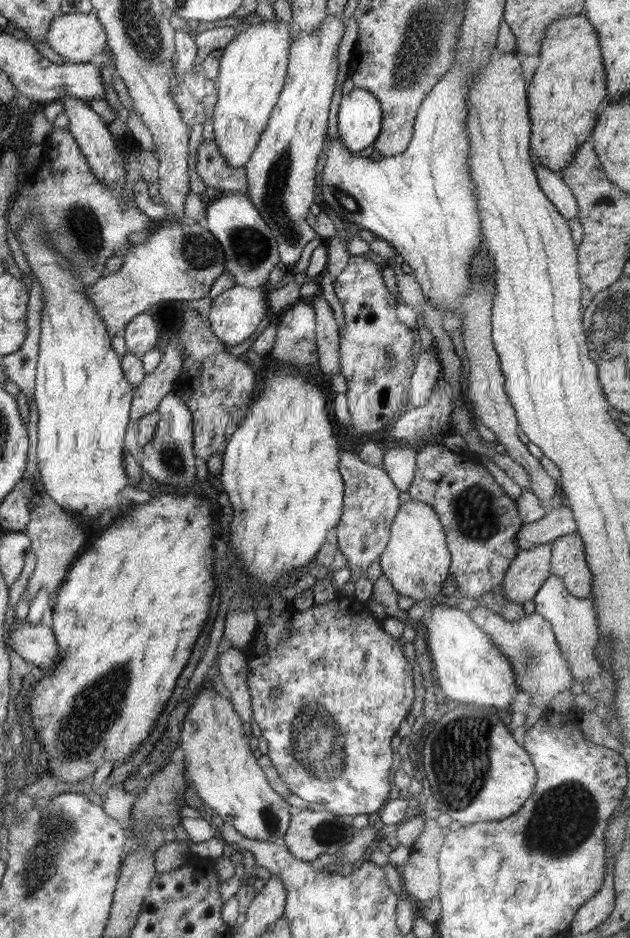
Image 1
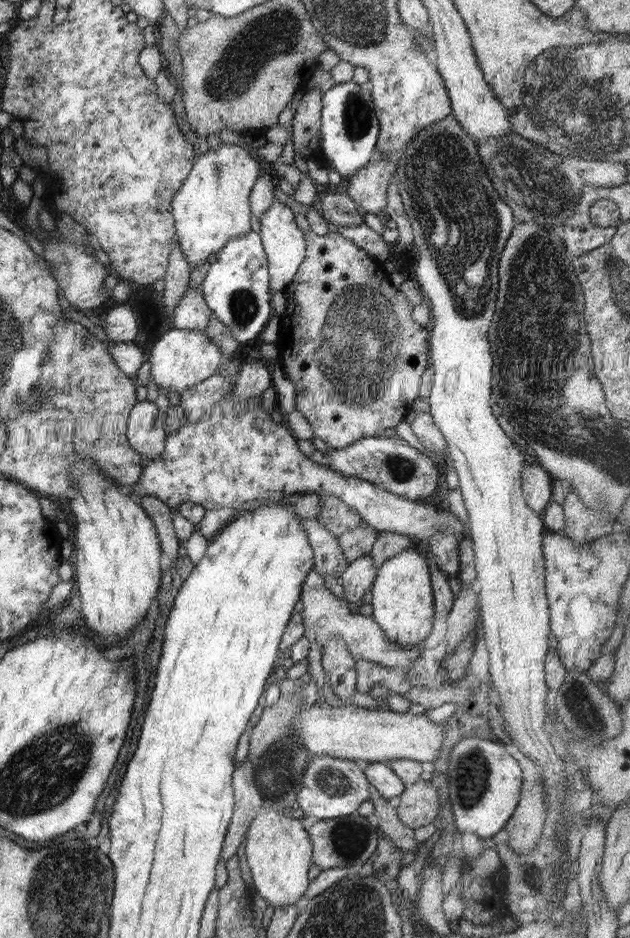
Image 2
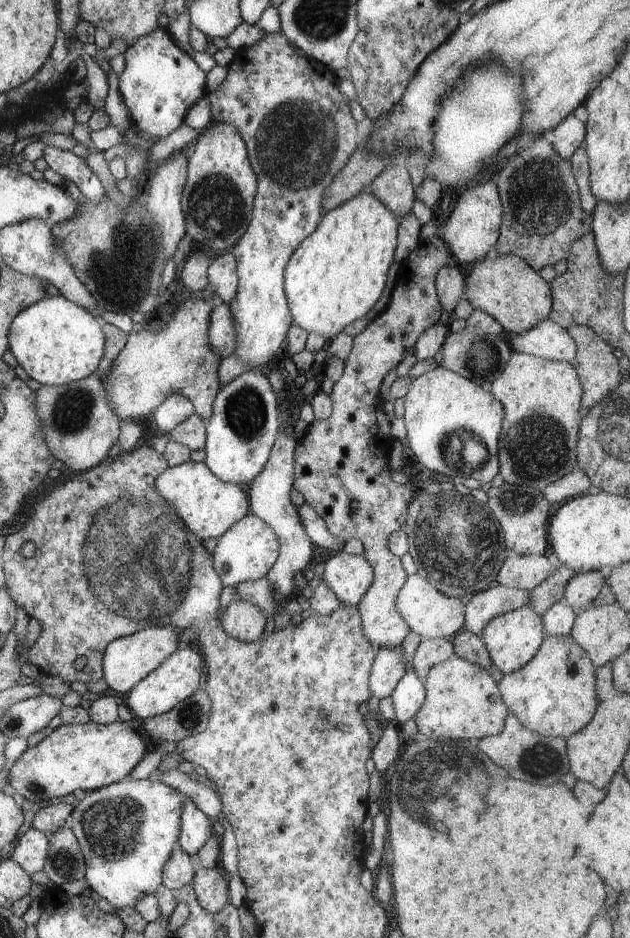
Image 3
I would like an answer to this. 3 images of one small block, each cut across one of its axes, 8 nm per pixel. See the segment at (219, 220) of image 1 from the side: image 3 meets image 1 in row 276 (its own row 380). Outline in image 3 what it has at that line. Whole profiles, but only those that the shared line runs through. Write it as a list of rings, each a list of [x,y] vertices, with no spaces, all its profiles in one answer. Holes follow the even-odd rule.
[[[249,370],[218,391],[207,422],[204,463],[225,483],[247,489],[271,456],[281,428],[280,404],[268,377]]]

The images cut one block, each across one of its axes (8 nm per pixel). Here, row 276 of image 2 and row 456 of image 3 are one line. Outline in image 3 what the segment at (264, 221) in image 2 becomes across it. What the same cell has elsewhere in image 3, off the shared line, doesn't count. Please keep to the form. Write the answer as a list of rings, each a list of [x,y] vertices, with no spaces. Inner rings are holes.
[[[287,401],[280,402],[281,414],[281,428],[279,430],[278,438],[273,444],[271,456],[268,462],[264,465],[262,472],[256,475],[256,478],[251,482],[251,485],[246,489],[249,498],[249,510],[258,518],[261,518],[266,524],[271,526],[271,529],[277,534],[281,547],[278,560],[272,565],[272,568],[266,574],[269,583],[273,587],[273,596],[276,606],[279,608],[284,606],[288,600],[296,594],[297,589],[294,584],[294,576],[297,572],[303,572],[305,568],[312,566],[312,556],[314,556],[315,545],[308,538],[305,528],[301,523],[297,507],[290,499],[290,490],[292,490],[294,482],[294,465],[295,460],[293,454],[295,453],[295,446],[298,439],[294,434],[286,436],[283,432],[285,426],[294,424],[291,422],[293,414],[293,406]]]

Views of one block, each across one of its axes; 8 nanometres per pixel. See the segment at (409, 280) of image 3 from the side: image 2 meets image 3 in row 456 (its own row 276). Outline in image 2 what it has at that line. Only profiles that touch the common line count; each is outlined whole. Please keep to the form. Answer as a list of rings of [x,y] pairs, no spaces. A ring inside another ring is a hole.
[[[308,230],[305,232],[306,255],[298,272],[293,276],[292,282],[284,289],[286,296],[286,310],[280,317],[279,336],[277,341],[279,356],[278,361],[286,371],[289,379],[296,387],[295,410],[299,410],[304,418],[311,424],[313,436],[321,438],[331,449],[344,449],[364,437],[382,437],[386,428],[394,428],[405,420],[407,412],[412,408],[415,398],[418,398],[422,374],[429,368],[429,336],[431,328],[421,326],[412,320],[412,304],[400,289],[390,283],[389,272],[384,263],[376,260],[368,252],[358,248],[354,242],[344,238],[338,232],[318,235]]]

